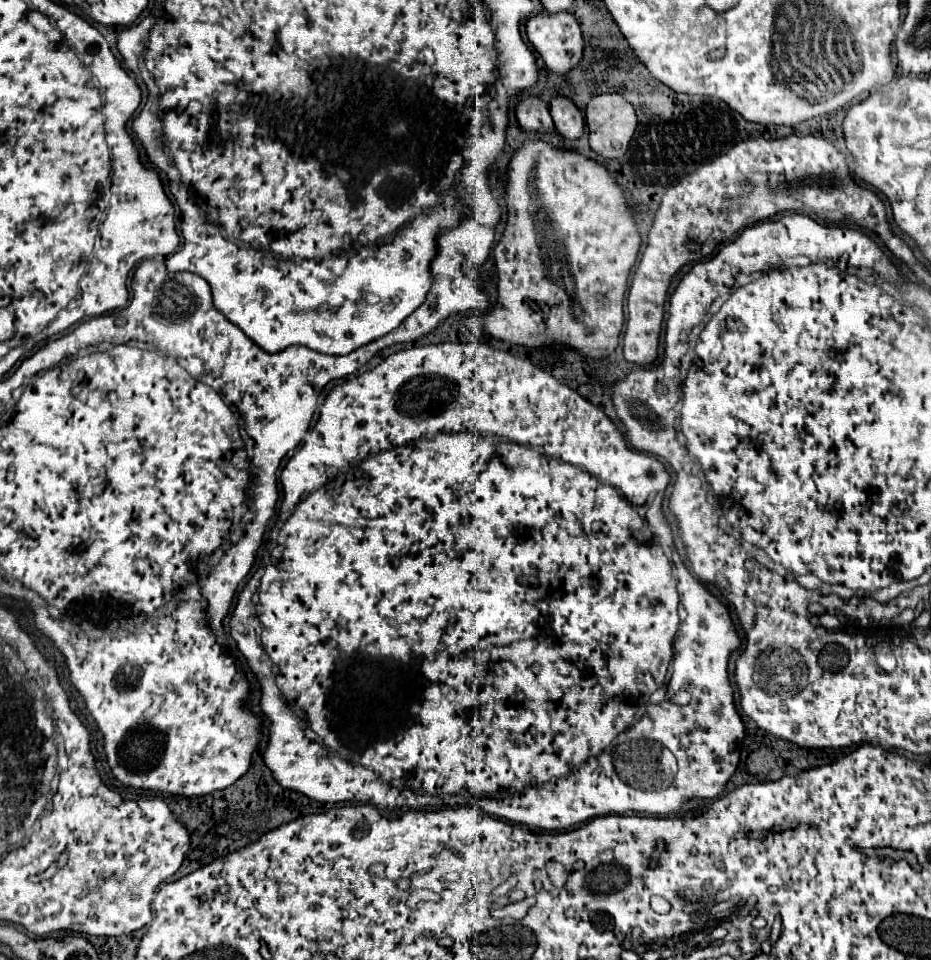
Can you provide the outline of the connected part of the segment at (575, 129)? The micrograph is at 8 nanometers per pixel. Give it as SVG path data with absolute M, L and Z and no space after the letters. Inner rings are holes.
M556 98L550 102L550 114L556 130L566 140L578 140L584 134L584 118L580 110L568 98Z

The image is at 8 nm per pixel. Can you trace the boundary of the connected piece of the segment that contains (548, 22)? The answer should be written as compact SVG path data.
M562 12L556 16L550 16L550 14L532 16L526 24L526 34L528 34L528 40L532 42L532 46L536 48L536 52L542 56L542 60L550 72L564 76L582 62L584 36L582 36L582 30L580 30L580 26L572 14Z

